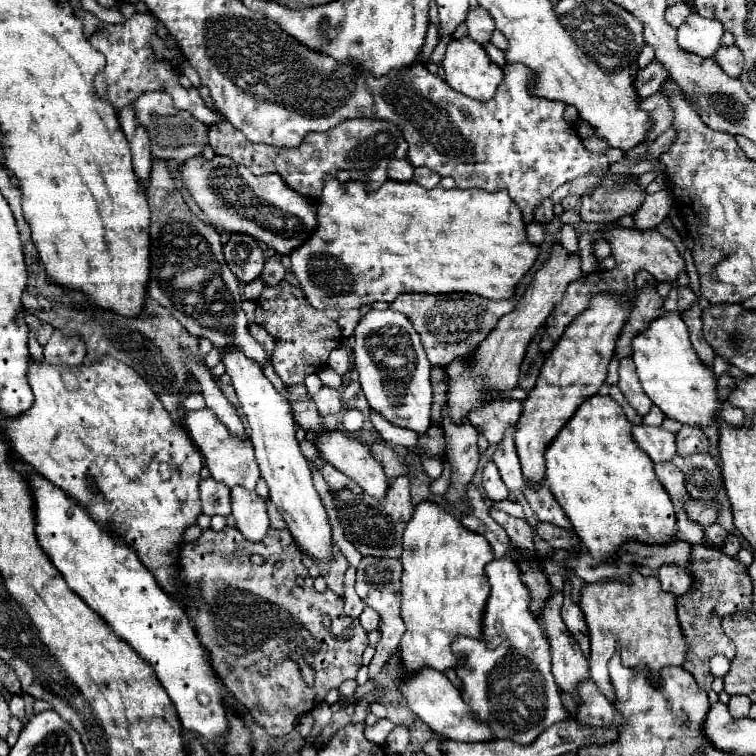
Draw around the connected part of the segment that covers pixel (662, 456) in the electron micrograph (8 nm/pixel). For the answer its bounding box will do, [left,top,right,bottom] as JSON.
[632,426,676,462]

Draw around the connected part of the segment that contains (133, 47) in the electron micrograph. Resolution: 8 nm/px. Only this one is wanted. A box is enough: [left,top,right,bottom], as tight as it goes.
[90,12,224,126]

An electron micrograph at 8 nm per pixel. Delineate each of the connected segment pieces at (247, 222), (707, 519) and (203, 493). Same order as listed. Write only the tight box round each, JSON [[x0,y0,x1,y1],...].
[[178,154,314,254],[686,500,718,526],[200,478,230,516]]

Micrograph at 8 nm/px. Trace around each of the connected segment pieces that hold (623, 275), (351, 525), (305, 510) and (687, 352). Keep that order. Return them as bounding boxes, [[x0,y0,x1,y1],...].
[[540,228,688,352],[330,476,414,558],[222,350,334,566],[632,312,744,426]]

